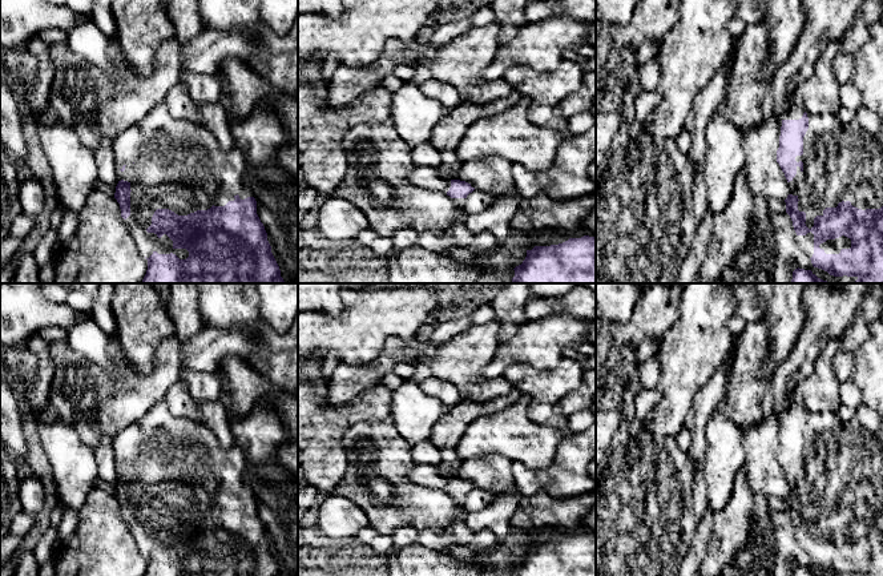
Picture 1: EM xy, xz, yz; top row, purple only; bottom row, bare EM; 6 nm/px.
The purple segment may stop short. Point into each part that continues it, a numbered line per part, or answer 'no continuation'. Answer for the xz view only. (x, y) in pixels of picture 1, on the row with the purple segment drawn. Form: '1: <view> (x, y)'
1: xz (424, 177)

